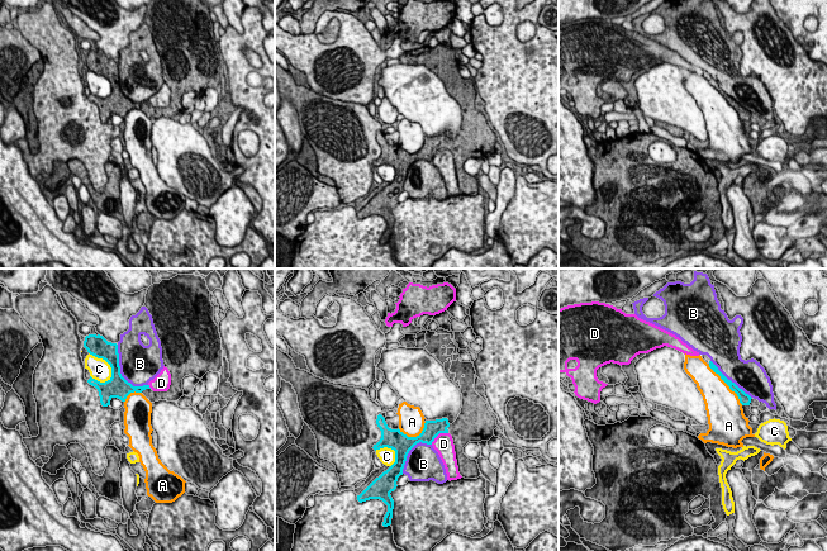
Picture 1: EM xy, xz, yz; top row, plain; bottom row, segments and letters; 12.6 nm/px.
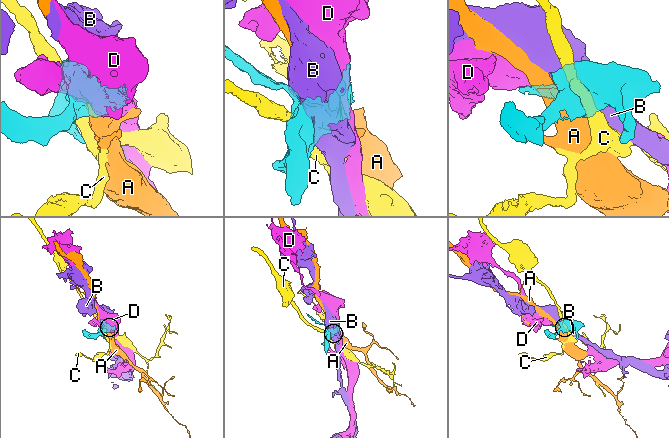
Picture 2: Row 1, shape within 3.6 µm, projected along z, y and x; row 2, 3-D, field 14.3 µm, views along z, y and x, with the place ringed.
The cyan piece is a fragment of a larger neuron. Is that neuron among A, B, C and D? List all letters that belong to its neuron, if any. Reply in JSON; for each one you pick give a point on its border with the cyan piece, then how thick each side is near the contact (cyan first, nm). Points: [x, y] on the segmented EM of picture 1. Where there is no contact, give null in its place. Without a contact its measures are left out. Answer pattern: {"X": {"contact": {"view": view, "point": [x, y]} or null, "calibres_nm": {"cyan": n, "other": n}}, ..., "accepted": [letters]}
{"accepted": []}

